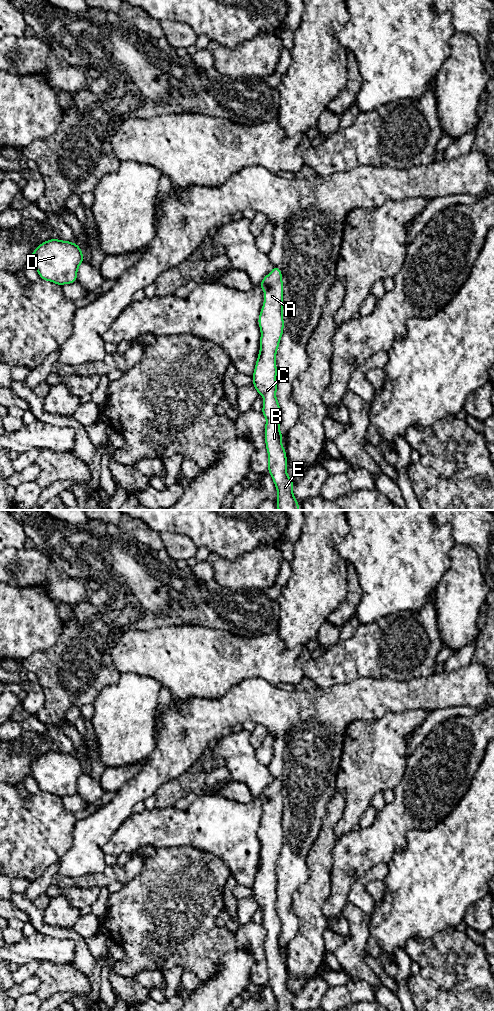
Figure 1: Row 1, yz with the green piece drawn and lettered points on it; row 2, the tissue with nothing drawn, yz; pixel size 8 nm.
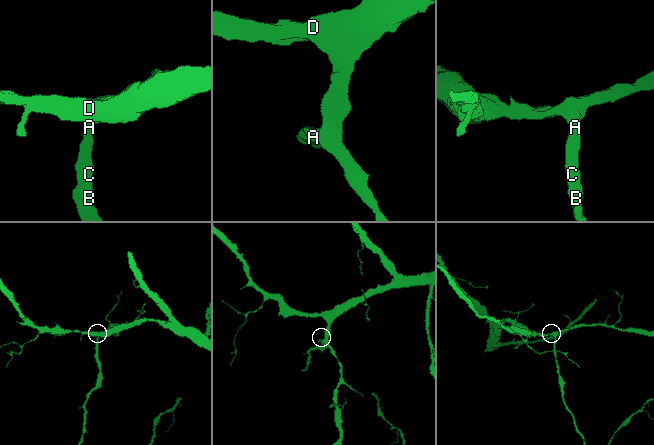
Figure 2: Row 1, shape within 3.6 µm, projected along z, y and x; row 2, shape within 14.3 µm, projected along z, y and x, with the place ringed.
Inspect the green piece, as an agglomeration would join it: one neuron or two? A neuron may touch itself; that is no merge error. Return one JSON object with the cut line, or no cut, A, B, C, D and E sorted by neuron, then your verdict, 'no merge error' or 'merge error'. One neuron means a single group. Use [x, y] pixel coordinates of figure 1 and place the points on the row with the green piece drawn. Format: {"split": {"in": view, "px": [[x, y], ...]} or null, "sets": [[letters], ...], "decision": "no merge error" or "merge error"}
{"split": null, "sets": [["A", "B", "C", "D", "E"]], "decision": "no merge error"}

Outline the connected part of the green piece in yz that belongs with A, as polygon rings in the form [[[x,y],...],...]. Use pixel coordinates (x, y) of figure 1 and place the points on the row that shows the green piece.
[[[273,266],[260,283],[264,302],[258,318],[261,331],[260,350],[253,372],[253,387],[263,396],[261,413],[266,418],[264,429],[268,453],[268,473],[277,489],[278,510],[299,510],[293,494],[294,483],[287,474],[287,456],[281,443],[280,422],[282,411],[276,398],[276,353],[283,335],[283,280],[279,267]]]

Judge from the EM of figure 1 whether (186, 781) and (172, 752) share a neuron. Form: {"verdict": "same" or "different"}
{"verdict": "different"}

